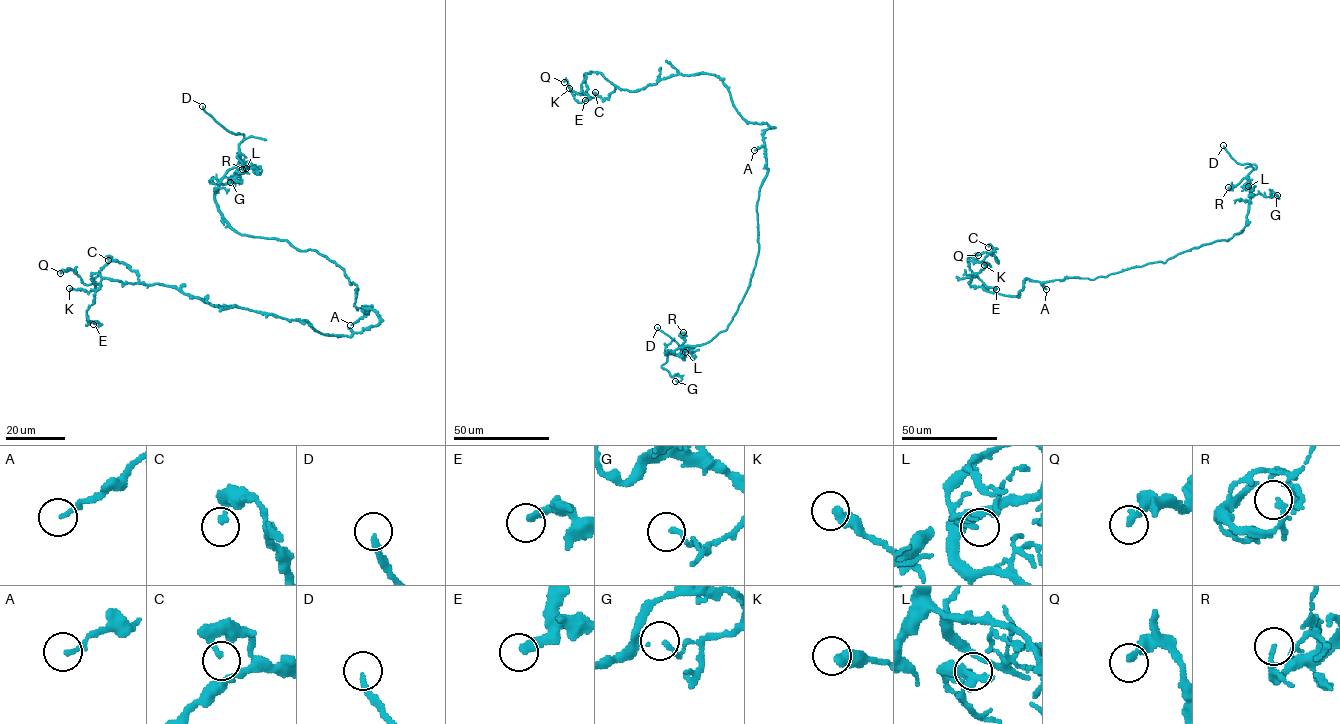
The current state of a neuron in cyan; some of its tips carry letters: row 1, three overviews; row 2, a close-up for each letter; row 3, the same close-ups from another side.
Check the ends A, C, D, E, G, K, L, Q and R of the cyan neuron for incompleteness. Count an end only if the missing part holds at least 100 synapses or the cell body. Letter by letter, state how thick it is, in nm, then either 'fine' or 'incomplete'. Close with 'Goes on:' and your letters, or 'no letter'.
A: 160 nm thick; fine
C: 200 nm thick; fine
D: 200 nm thick; incomplete
E: 300 nm thick; fine
G: 170 nm thick; fine
K: 480 nm thick; fine
L: 100 nm thick; fine
Q: 280 nm thick; fine
R: 120 nm thick; fine
Goes on: D

